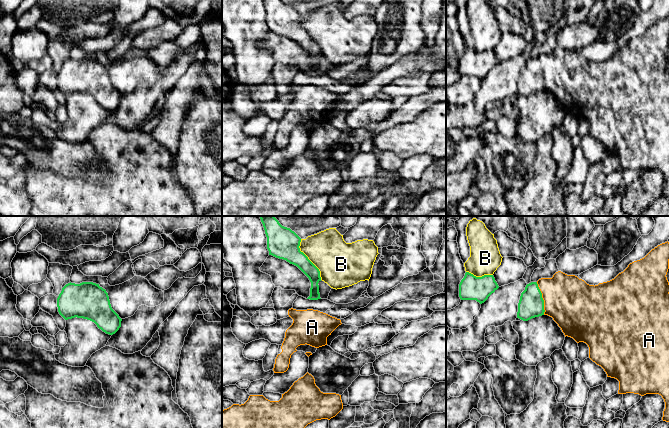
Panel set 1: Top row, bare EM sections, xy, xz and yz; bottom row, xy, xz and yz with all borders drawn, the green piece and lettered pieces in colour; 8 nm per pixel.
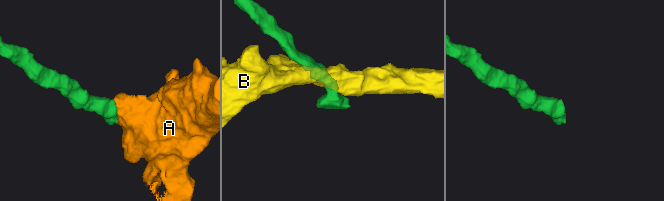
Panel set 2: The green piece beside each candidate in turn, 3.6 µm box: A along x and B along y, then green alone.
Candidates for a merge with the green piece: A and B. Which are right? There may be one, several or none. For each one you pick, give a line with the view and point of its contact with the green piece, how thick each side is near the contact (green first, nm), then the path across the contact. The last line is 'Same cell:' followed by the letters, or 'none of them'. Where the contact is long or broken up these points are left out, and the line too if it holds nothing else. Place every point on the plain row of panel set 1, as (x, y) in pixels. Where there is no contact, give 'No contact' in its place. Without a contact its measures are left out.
A: Touches green at yz (542, 74). Thickness 200 nm (green) against 400 nm
Same cell: A

